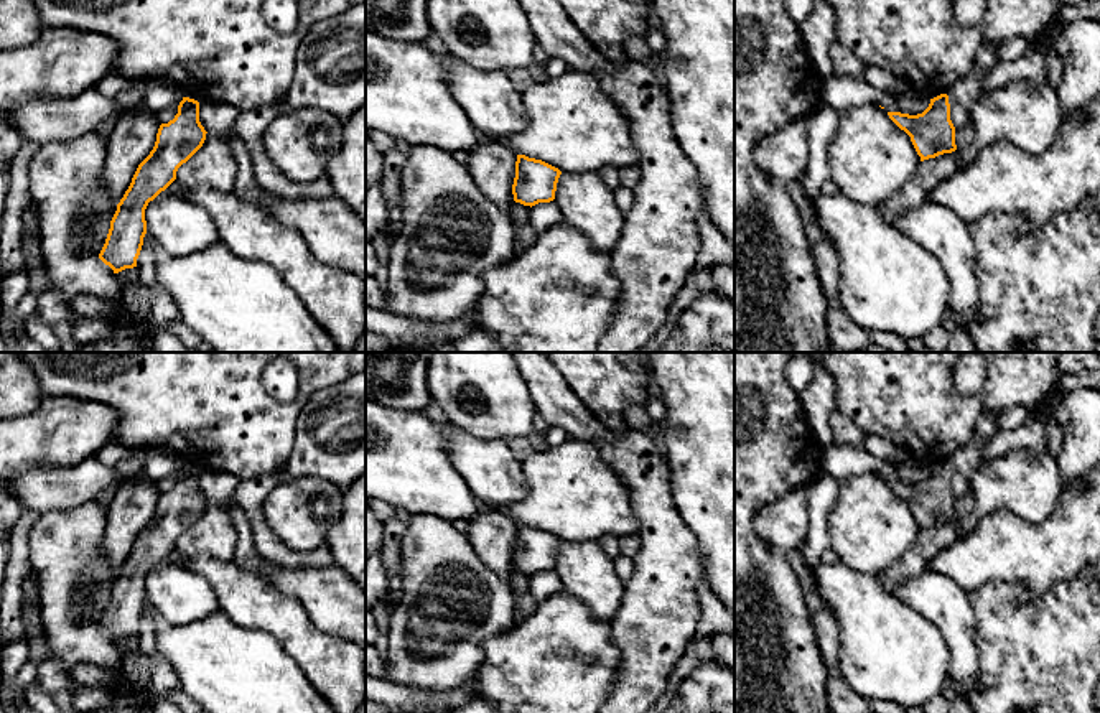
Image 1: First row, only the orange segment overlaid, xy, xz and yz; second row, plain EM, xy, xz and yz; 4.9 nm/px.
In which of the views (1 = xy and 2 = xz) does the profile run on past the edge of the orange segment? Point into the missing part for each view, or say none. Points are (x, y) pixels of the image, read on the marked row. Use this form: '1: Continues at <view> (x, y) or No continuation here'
1: No continuation here
2: No continuation here

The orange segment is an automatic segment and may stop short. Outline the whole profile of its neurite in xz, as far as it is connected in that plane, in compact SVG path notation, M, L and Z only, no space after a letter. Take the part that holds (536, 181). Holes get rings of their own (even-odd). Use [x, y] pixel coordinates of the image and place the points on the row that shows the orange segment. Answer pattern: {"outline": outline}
{"outline": "M517 155L512 184L514 201L530 207L553 201L560 175L558 168L542 160Z"}

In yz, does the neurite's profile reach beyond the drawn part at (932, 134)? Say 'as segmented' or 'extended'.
extended

